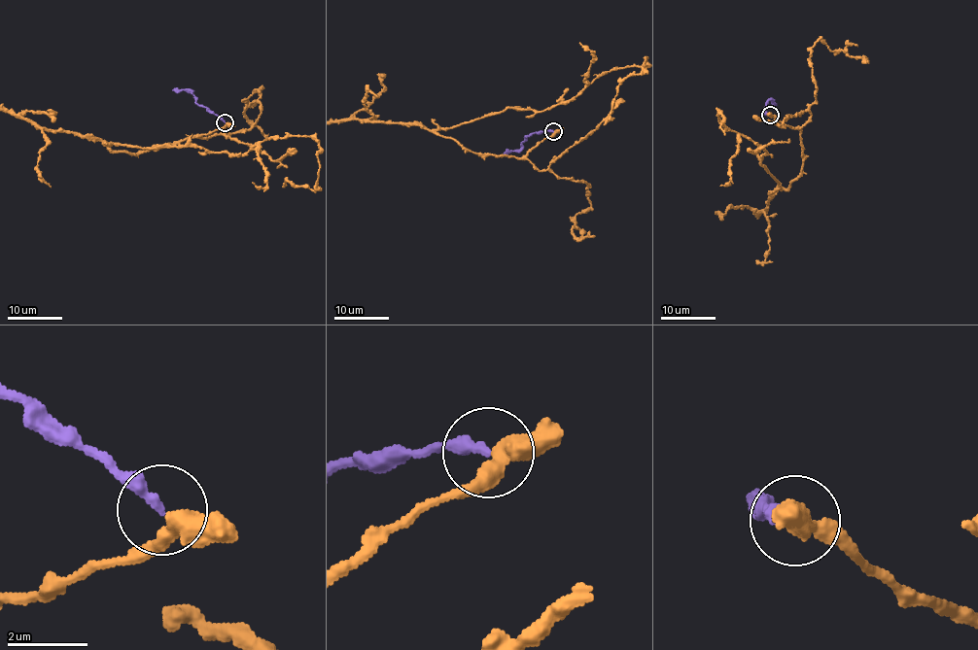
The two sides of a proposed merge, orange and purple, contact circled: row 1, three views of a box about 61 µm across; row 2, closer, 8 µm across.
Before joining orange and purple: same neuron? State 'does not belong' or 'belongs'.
belongs

